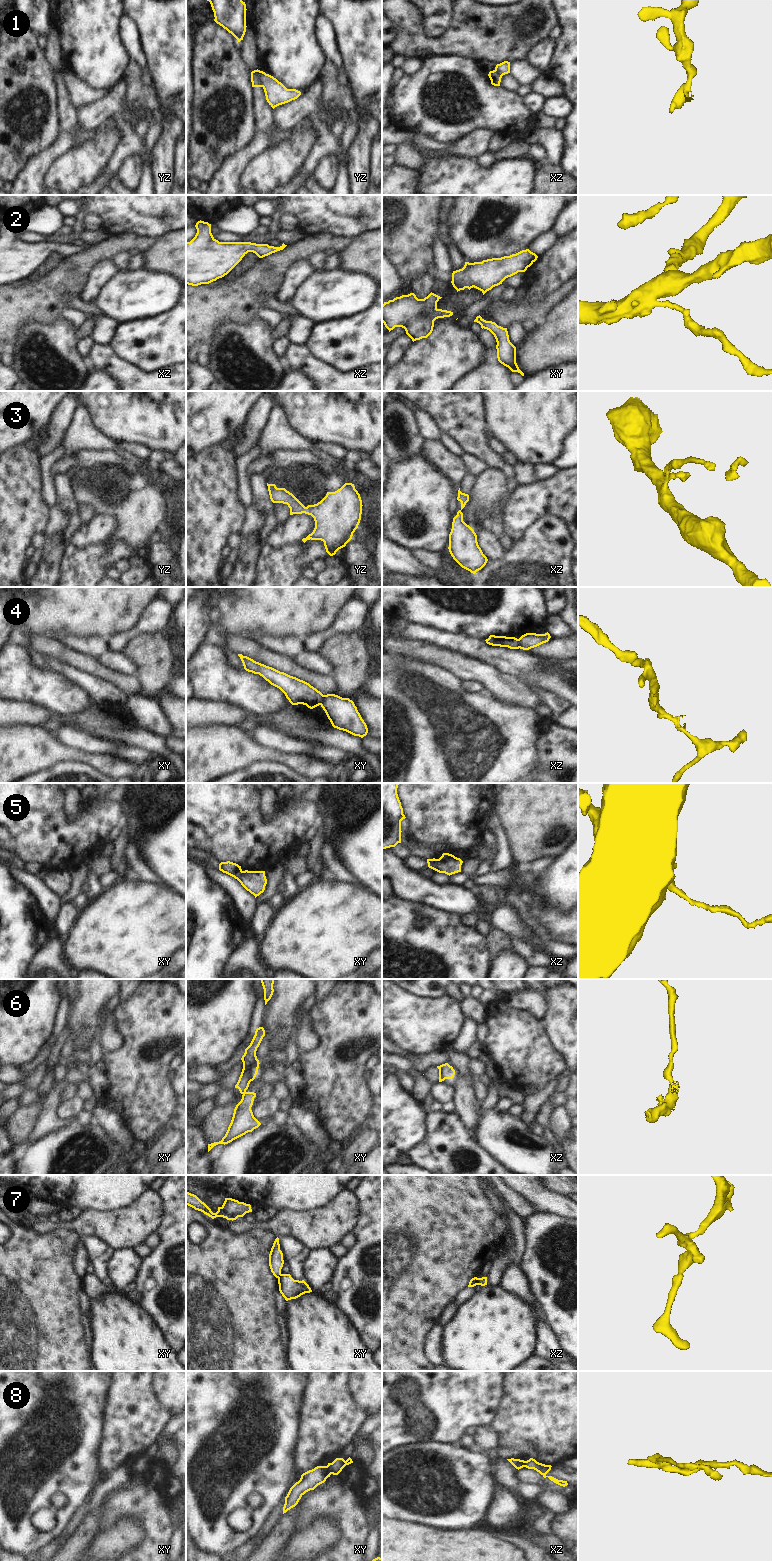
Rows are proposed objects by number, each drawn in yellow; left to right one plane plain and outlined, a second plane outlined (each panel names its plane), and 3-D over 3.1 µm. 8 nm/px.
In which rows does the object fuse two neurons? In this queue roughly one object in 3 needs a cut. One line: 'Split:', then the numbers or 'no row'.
Split: 1, 4, 5, 6, 7, 8

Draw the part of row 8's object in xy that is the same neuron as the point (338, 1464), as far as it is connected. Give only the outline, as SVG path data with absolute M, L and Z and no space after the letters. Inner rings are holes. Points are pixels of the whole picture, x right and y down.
M350 1457L346 1461L343 1458L336 1458L332 1463L328 1463L327 1467L330 1474L338 1475L346 1465L351 1463L353 1461Z

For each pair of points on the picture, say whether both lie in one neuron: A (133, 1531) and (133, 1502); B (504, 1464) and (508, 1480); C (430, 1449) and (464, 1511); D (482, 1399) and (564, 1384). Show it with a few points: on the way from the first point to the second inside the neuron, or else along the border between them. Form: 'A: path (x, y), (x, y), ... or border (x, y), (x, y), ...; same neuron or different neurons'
A: border (111, 1526), (127, 1518), (137, 1518), (147, 1536); different neurons
B: path (504, 1468), (507, 1476); same neuron
C: path (438, 1464), (438, 1477), (456, 1495); same neuron
D: border (506, 1381), (503, 1403), (496, 1417); different neurons

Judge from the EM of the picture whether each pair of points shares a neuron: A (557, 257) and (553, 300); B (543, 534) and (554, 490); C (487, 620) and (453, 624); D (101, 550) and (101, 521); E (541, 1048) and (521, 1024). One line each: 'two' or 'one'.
A: two
B: two
C: one
D: two
E: one

